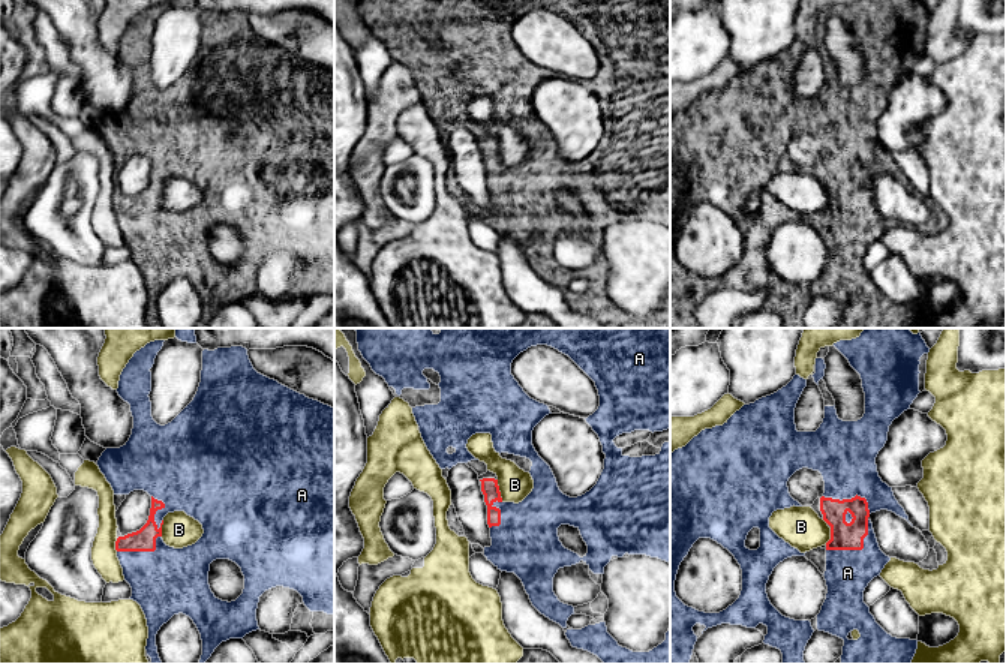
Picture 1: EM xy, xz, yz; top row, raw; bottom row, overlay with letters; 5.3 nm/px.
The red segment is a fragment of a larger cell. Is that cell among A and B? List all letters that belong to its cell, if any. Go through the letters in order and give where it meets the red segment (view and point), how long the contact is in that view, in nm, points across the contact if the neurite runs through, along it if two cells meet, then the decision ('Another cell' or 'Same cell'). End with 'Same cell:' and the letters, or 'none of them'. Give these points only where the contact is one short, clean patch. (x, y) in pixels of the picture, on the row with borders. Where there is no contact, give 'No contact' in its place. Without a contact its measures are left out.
A: Touches red at yz (858, 549). Shared border 280 nm. Same cell
B: Touches red at xz (498, 490). Shared border 120 nm. Another cell
Same cell: A

